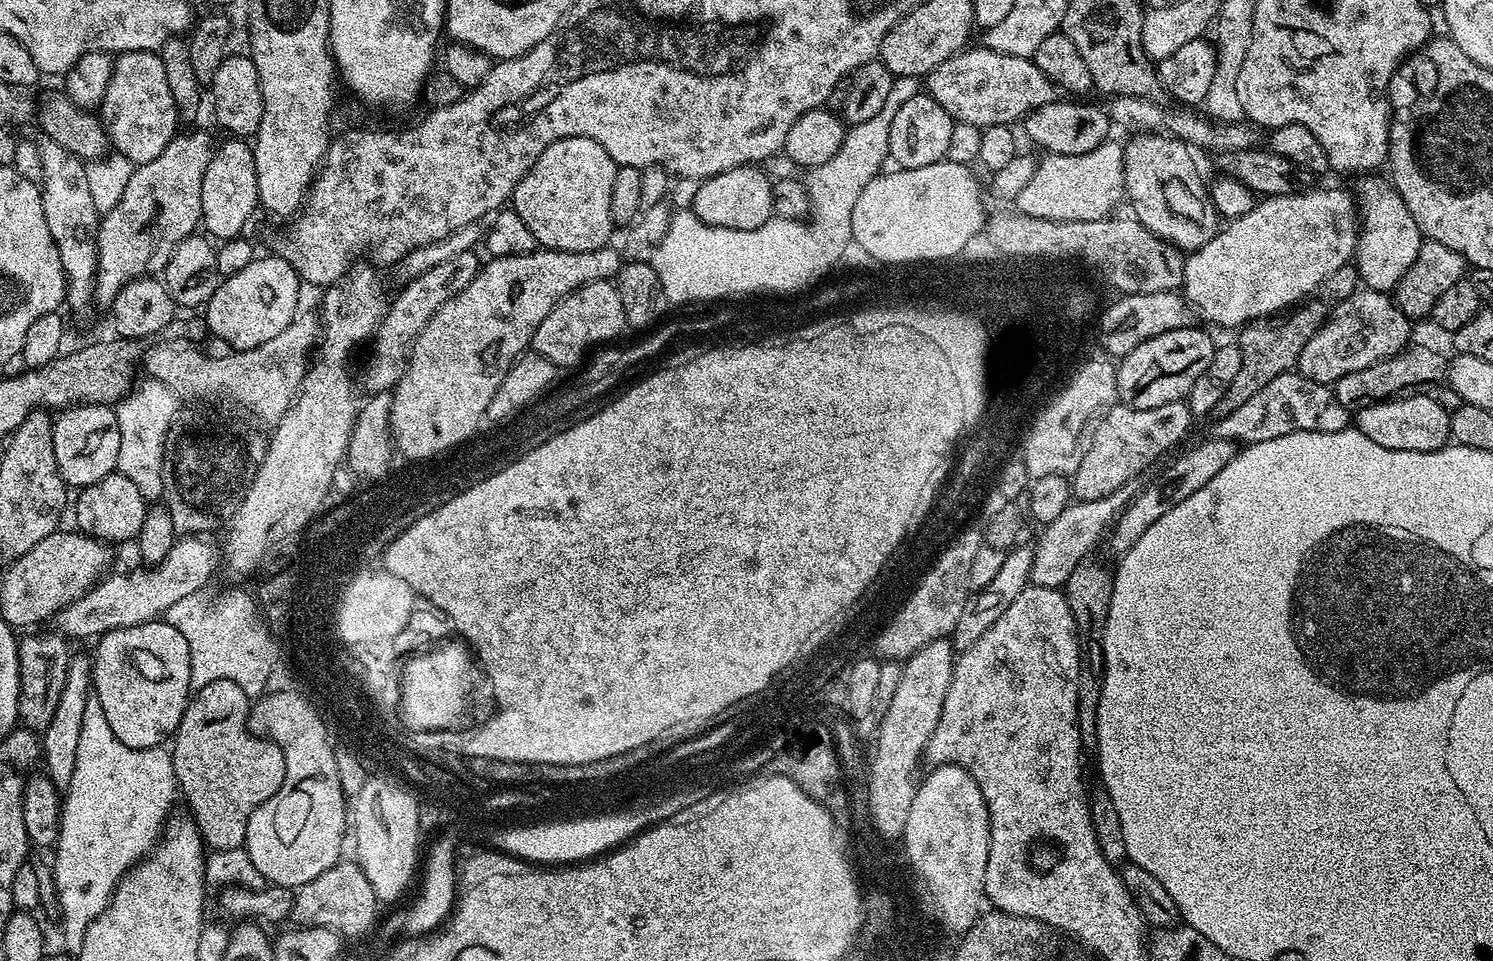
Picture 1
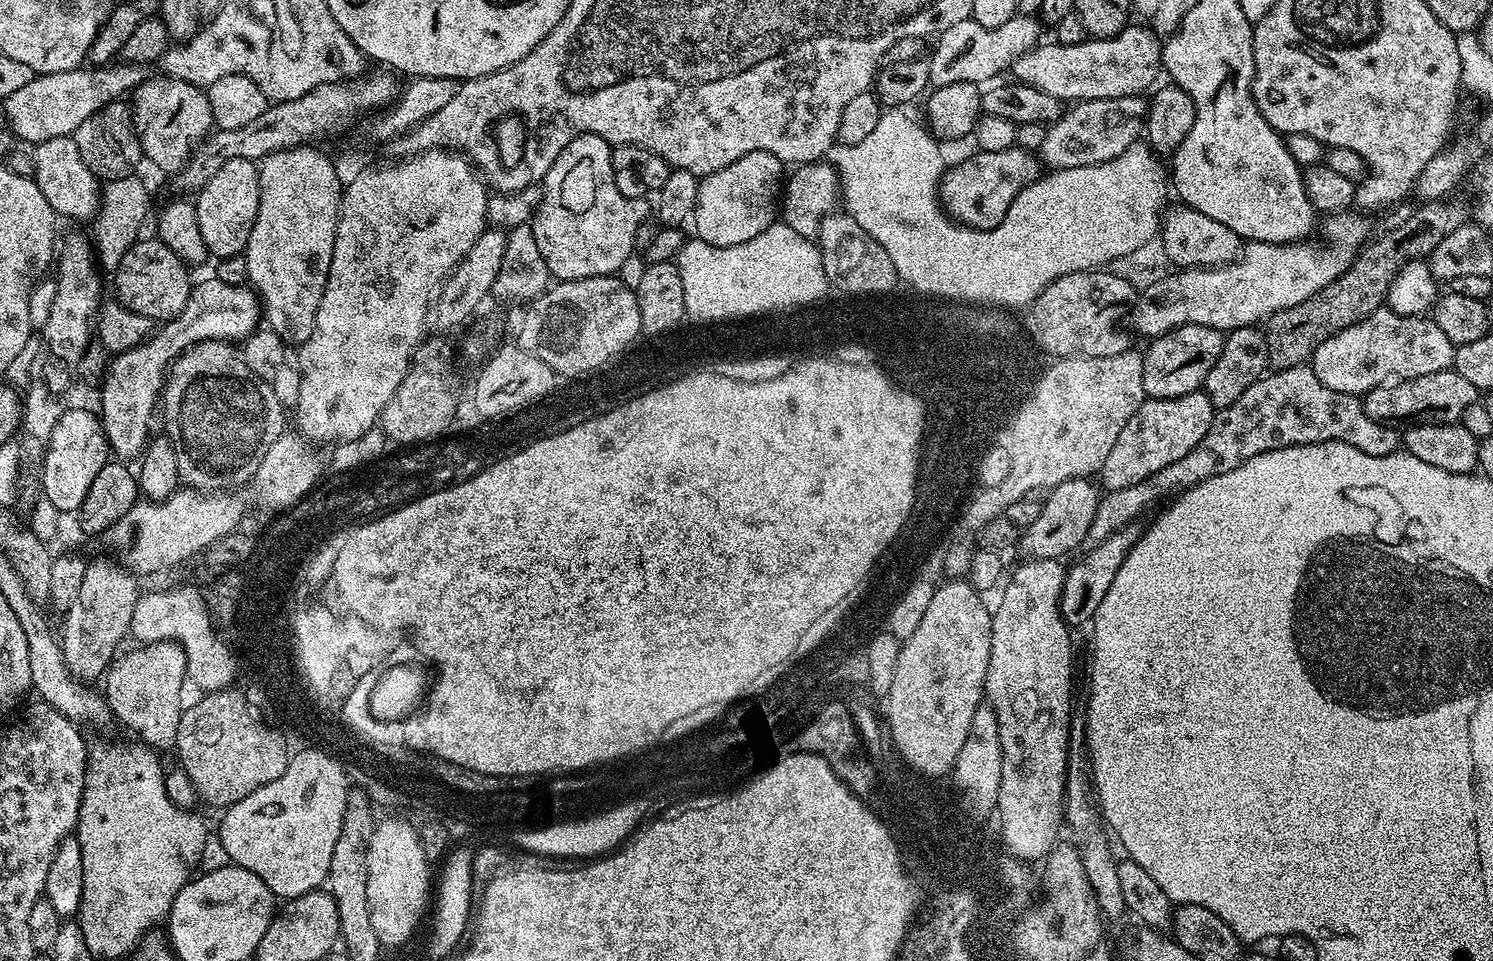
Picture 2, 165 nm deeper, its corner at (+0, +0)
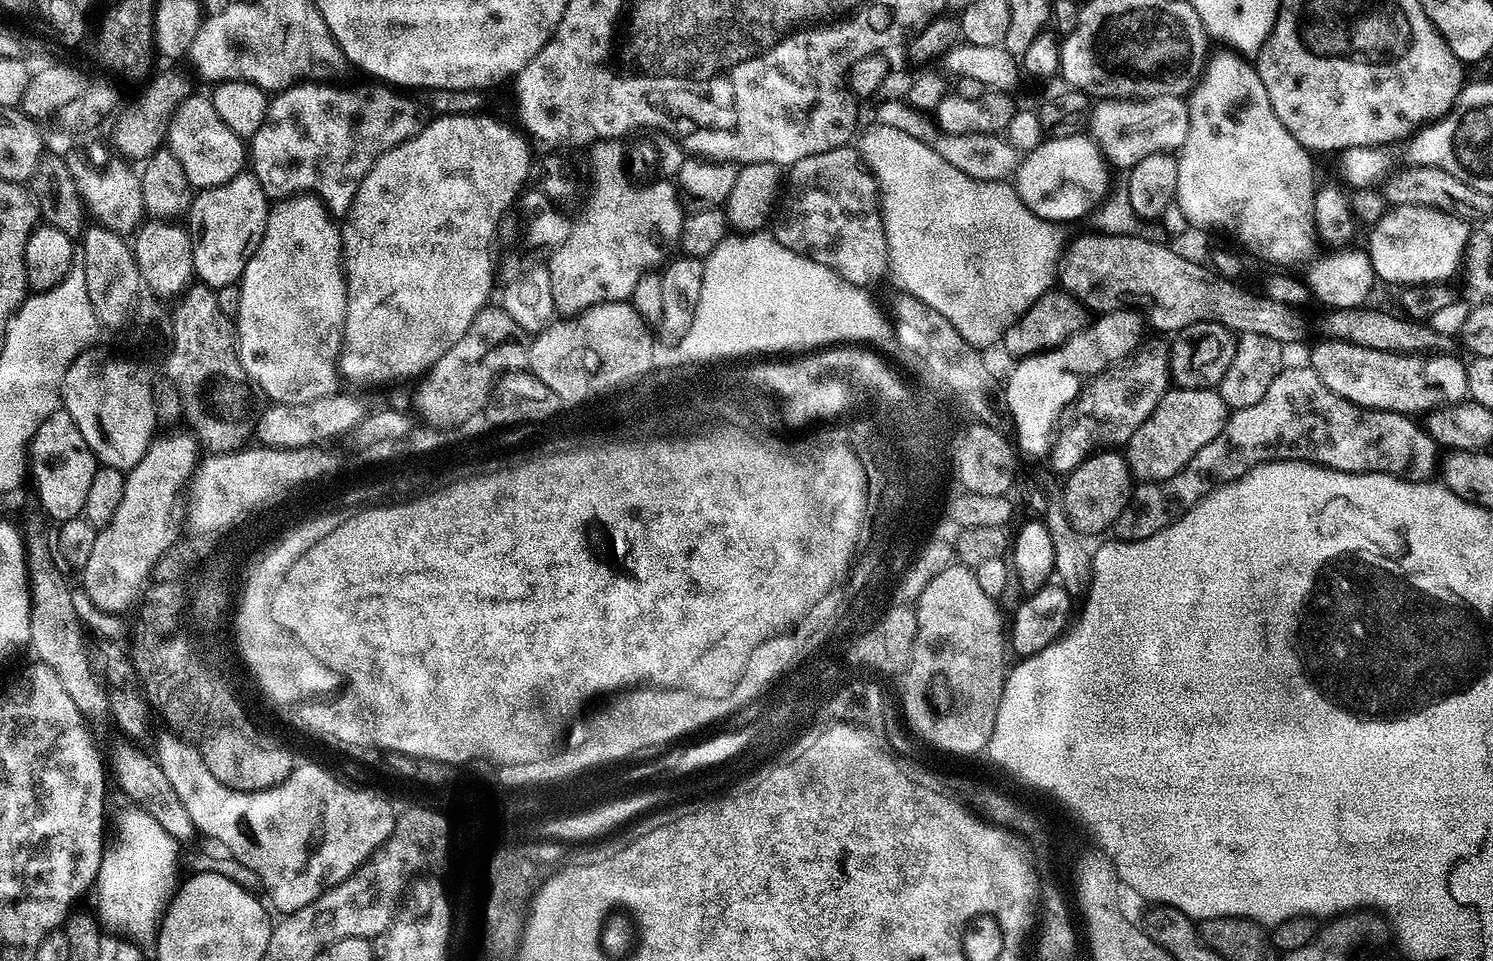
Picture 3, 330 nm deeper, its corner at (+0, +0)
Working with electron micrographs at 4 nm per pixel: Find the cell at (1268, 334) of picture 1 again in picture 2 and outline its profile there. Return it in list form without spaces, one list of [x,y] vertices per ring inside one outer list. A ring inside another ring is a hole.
[[[1456,198],[1417,203],[1417,208],[1397,228],[1390,229],[1376,241],[1373,239],[1365,243],[1347,271],[1329,286],[1312,295],[1306,302],[1268,317],[1264,333],[1267,338],[1269,367],[1273,371],[1303,367],[1311,361],[1314,350],[1326,338],[1340,333],[1346,326],[1356,325],[1383,307],[1391,283],[1402,266],[1412,260],[1431,257],[1438,242],[1442,242],[1446,234],[1458,230],[1458,226],[1462,226],[1469,219],[1469,209],[1467,212],[1462,201],[1452,199]]]

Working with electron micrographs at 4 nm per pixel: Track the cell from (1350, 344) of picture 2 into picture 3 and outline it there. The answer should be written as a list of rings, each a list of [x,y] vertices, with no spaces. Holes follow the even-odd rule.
[[[1321,339],[1320,344],[1312,348],[1311,368],[1318,378],[1334,394],[1346,398],[1363,408],[1377,408],[1383,412],[1402,412],[1405,414],[1426,414],[1433,408],[1441,408],[1446,404],[1458,404],[1468,396],[1466,382],[1466,364],[1456,356],[1436,356],[1440,354],[1409,354],[1406,352],[1383,352],[1370,350],[1366,346],[1358,346],[1341,340]]]

